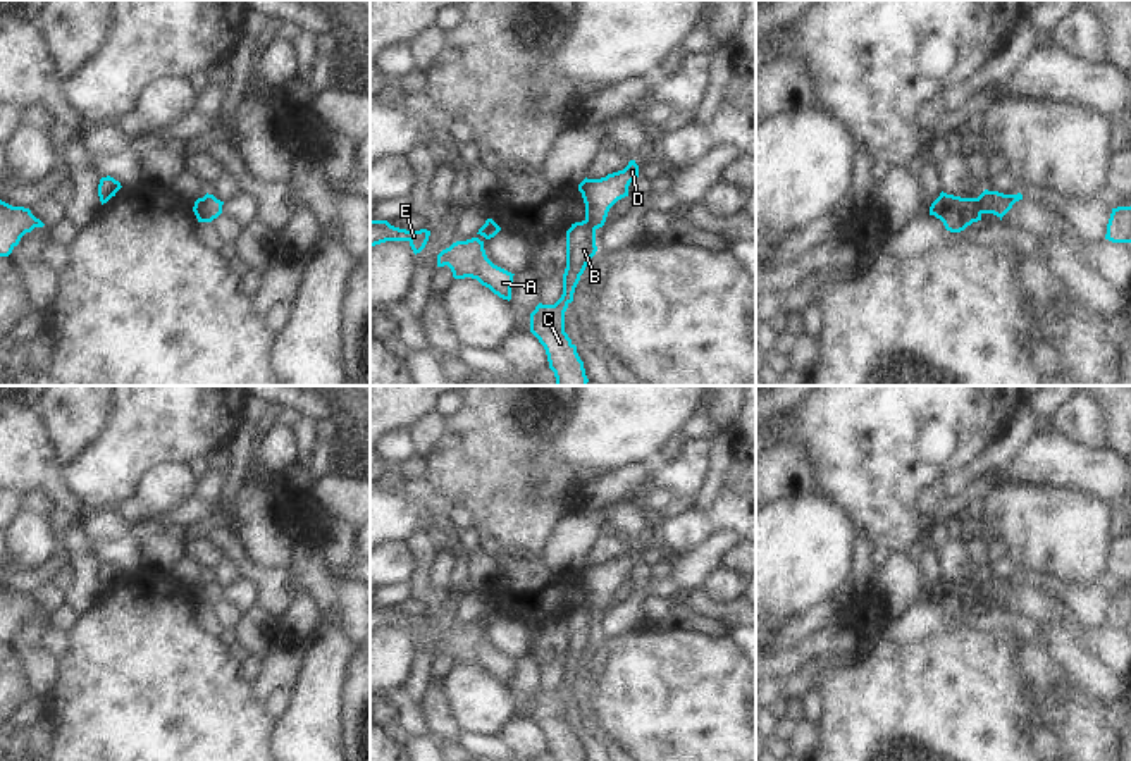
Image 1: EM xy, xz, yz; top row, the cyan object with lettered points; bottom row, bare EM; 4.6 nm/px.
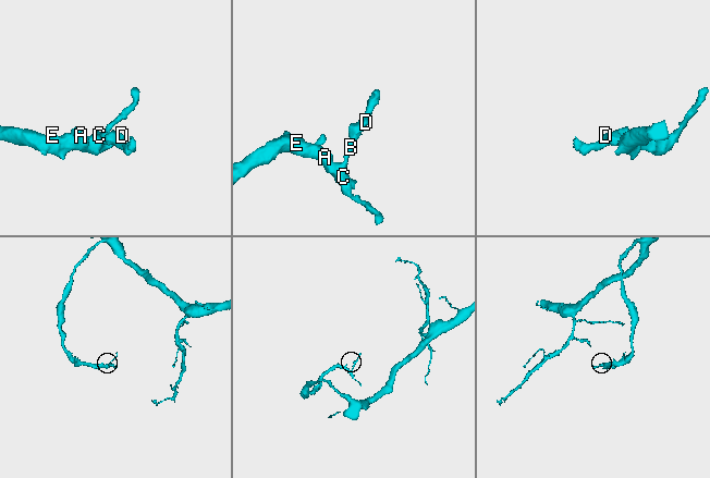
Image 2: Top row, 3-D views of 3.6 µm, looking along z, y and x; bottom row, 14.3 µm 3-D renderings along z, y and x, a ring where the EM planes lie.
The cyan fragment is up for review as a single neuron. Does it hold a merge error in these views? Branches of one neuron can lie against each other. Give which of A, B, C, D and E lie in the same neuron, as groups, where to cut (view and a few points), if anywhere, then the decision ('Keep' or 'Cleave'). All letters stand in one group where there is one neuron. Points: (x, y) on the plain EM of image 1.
Groups: A B C E / D. Split along yz (975, 584), (982, 598). Cleave.

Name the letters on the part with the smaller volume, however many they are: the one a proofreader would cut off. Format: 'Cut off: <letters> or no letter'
Cut off: D

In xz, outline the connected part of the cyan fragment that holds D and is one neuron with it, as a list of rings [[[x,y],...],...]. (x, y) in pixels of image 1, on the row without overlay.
[[[630,546],[623,556],[608,560],[601,565],[584,565],[578,570],[585,589],[585,606],[599,615],[604,611],[609,594],[621,584],[628,582],[630,568],[639,563],[639,551]]]

